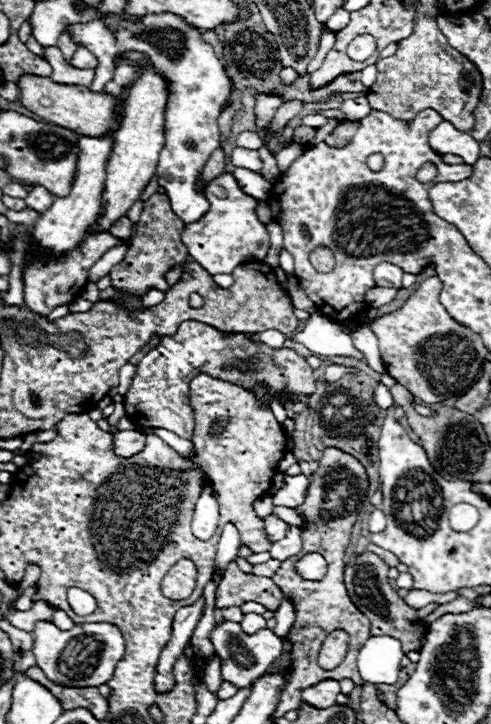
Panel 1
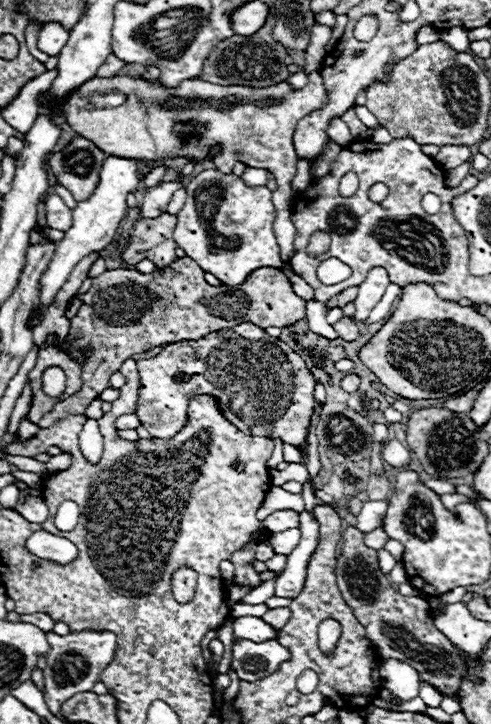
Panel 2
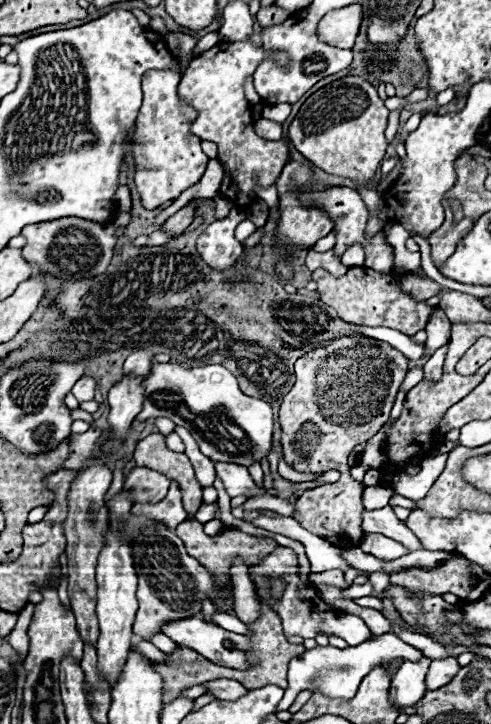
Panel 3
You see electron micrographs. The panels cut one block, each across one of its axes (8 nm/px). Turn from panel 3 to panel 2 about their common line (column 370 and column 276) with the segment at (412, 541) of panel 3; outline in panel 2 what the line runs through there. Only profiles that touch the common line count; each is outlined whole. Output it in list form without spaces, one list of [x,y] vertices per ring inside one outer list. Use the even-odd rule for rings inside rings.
[[[276,510],[268,518],[264,518],[264,526],[274,532],[284,532],[290,528],[298,528],[298,512],[292,510]]]

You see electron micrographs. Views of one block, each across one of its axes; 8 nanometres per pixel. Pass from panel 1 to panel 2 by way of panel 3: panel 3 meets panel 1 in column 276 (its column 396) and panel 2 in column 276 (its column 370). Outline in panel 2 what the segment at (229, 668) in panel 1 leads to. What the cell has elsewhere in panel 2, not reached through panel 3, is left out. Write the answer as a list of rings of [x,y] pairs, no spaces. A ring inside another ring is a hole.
[[[276,638],[266,642],[236,640],[232,644],[230,666],[244,682],[256,682],[270,676],[284,660],[290,660],[290,652],[282,644],[278,644]]]

